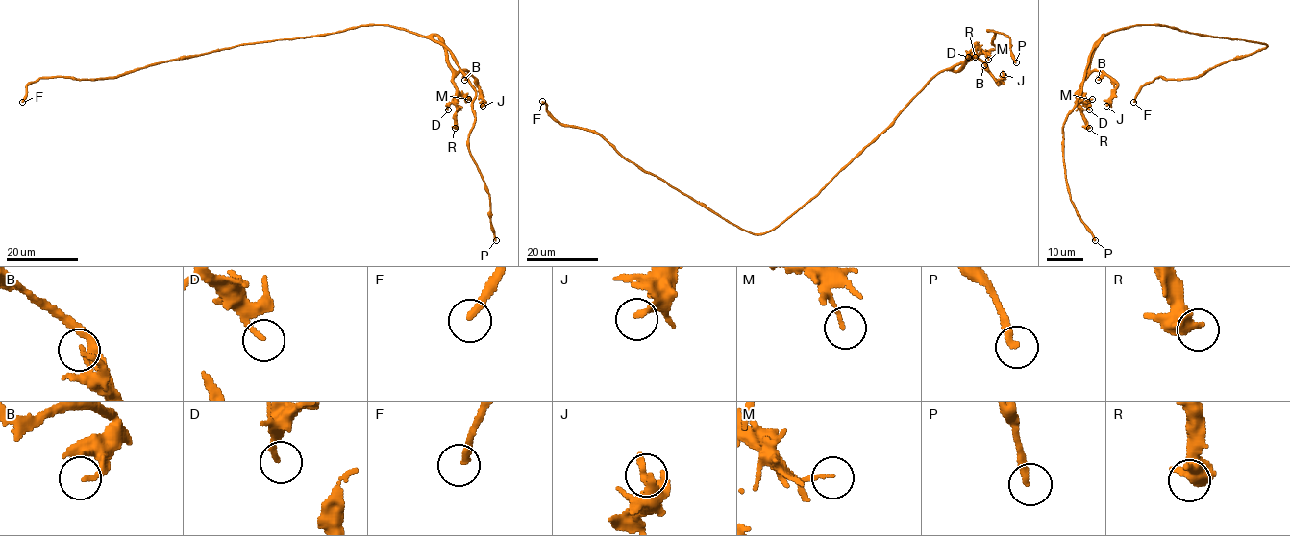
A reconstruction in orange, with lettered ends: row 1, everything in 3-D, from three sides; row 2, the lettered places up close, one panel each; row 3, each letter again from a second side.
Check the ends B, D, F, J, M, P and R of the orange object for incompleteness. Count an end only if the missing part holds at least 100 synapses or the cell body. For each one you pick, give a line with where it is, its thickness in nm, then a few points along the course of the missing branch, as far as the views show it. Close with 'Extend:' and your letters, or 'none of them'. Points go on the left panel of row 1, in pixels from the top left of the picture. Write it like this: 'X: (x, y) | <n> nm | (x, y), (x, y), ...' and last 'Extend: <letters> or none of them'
F: (22, 102) | 240 nm
Extend: F

